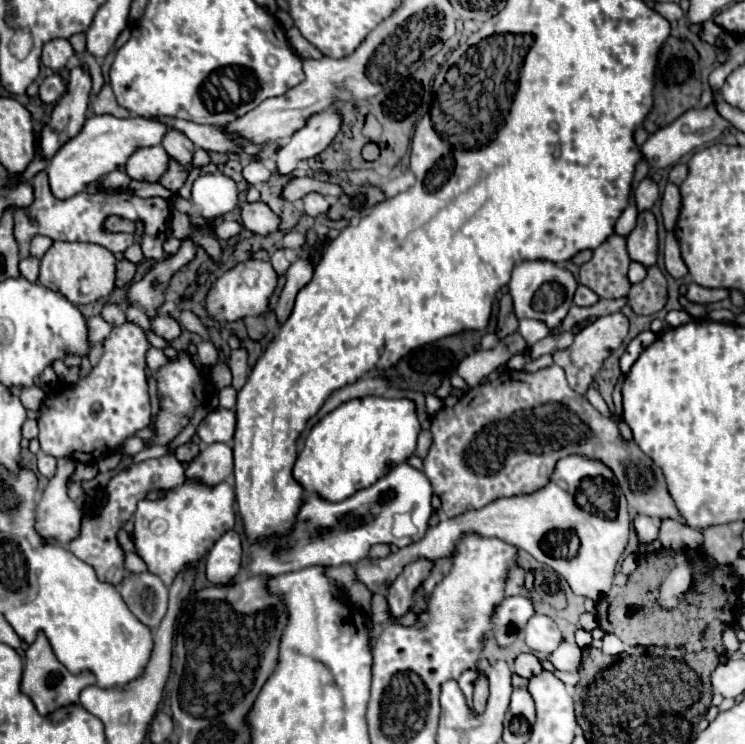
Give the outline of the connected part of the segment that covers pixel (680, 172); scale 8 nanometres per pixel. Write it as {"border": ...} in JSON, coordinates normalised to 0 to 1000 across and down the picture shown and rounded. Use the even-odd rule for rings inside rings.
{"border":[[[906,220],[898,231],[898,242],[906,247],[906,250],[914,250],[914,245],[922,239],[922,220]]]}

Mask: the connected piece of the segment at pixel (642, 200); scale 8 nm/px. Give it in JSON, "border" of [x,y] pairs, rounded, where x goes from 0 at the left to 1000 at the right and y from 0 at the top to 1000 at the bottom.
{"border":[[[863,239],[852,250],[852,269],[855,269],[858,282],[874,282],[874,277],[879,274],[882,266],[885,266],[885,253],[877,239]]]}

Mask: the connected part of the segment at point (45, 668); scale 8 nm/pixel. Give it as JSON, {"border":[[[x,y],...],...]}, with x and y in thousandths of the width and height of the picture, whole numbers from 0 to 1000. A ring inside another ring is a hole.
{"border":[[[52,849],[50,860],[36,871],[34,879],[34,901],[31,901],[31,917],[28,927],[44,941],[47,952],[55,962],[66,962],[82,952],[93,952],[98,946],[106,946],[106,930],[117,922],[128,919],[128,909],[122,903],[106,903],[95,906],[71,879],[68,866],[58,849]]]}

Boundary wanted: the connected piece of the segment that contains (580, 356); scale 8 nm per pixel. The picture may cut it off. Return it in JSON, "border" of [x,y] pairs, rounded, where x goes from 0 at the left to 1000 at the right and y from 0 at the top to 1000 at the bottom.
{"border":[[[834,419],[817,422],[817,425],[807,425],[799,433],[793,433],[791,438],[785,438],[772,452],[772,457],[769,457],[769,462],[764,468],[745,473],[742,476],[742,484],[745,484],[745,489],[750,489],[758,497],[764,519],[774,530],[785,530],[793,522],[793,516],[799,513],[799,505],[807,497],[812,481],[817,478],[817,470],[823,473],[826,468],[831,468],[839,452],[842,452],[842,427]]]}

